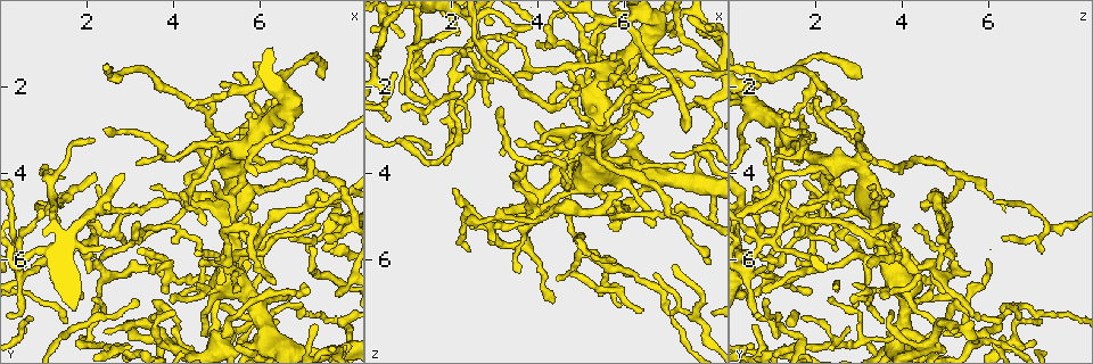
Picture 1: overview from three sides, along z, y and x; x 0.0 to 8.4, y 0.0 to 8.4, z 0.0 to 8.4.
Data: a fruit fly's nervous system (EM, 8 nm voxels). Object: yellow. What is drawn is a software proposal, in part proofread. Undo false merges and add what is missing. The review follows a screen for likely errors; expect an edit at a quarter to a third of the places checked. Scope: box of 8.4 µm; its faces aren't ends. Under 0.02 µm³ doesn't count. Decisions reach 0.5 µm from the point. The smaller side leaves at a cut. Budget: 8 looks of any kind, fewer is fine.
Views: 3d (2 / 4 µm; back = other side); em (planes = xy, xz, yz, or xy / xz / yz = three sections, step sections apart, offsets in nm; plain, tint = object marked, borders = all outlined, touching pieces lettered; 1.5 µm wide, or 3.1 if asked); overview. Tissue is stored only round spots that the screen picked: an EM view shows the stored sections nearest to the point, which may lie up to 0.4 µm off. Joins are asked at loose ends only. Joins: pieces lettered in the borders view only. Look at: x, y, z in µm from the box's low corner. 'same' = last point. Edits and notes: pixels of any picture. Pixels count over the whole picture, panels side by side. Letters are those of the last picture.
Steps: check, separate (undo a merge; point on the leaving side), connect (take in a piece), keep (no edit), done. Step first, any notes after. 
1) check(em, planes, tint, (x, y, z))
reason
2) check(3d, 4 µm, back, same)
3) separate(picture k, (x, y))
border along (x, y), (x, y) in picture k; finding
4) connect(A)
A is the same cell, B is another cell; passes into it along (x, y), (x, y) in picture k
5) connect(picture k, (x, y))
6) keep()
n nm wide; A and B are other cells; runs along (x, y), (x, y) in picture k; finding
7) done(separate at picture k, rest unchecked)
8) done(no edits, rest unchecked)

check(em, xz, step 8, tint, (2.60, 4.85, 0.75))
sharp bend

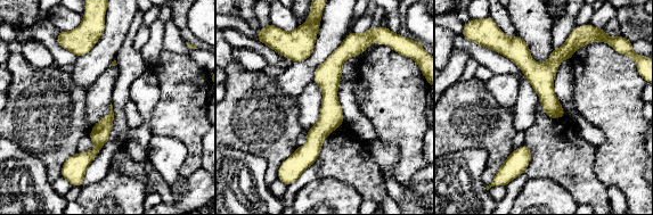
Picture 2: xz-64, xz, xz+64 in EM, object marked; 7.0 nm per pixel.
check(em, planes, borders, same)

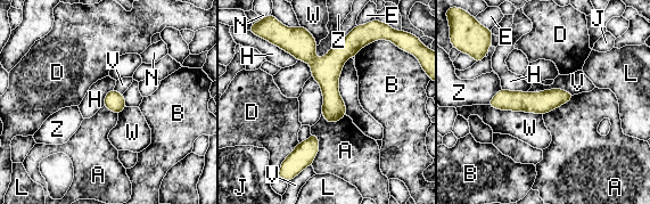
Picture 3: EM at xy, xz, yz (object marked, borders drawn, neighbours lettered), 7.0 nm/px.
keep()
A, B, D, E, H, J, L, N, V, W and Z are other cells; one cell here

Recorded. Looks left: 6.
check(em, xz, step 8, borders, (2.90, 5.55, 2.40))
an open end

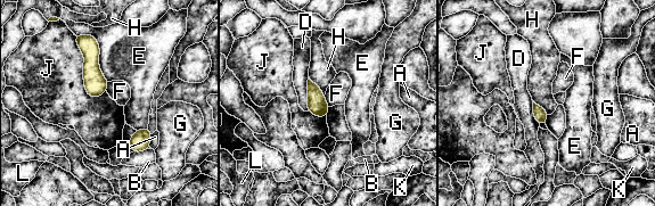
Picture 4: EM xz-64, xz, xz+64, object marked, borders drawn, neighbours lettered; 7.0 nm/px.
keep()
90 nm wide; A, B, D, E, F, G, H, J, K and L are other cells; border along (76, 42), (84, 90), (97, 98) in picture 4; none of them fits

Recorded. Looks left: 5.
check(3d, 4 µm, back, (2.00, 7.95, 2.95))
sharp bend

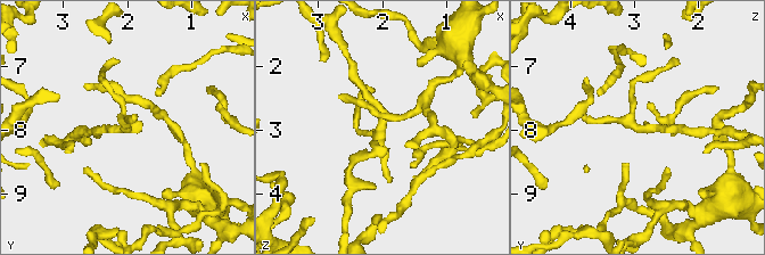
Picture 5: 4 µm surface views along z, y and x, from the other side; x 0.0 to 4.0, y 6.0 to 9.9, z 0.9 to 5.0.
check(em, xz, step 8, borders, (2.00, 7.95, 3.05))
shape alone is not enough

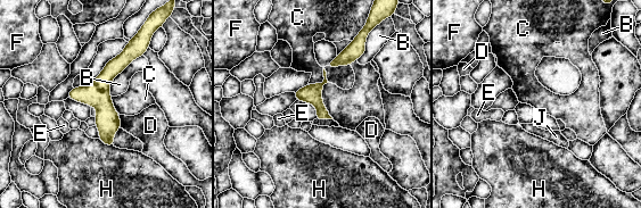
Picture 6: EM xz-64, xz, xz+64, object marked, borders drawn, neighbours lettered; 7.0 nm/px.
keep()
B, C, D, E, F, H and J are other cells; border along (98, 139), (106, 144), (113, 146) in picture 6; one cell here

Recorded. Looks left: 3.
done(no edits, rest unchecked)

